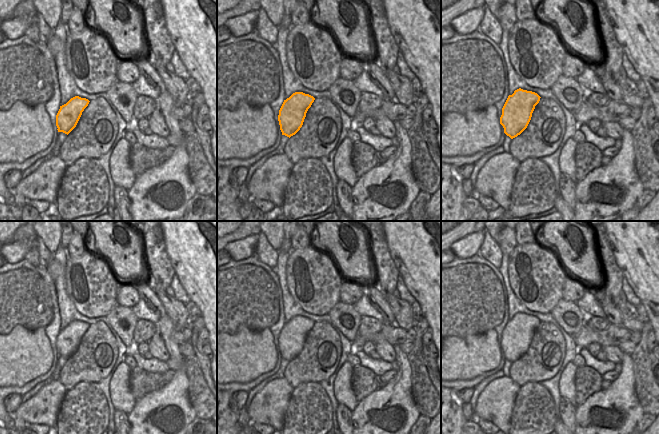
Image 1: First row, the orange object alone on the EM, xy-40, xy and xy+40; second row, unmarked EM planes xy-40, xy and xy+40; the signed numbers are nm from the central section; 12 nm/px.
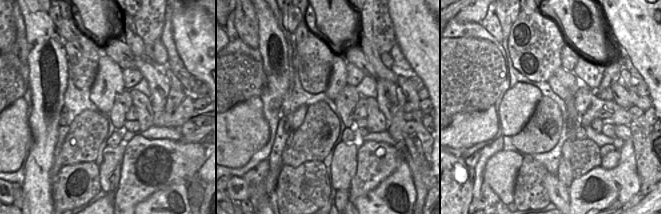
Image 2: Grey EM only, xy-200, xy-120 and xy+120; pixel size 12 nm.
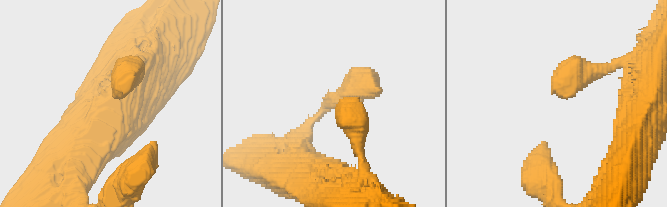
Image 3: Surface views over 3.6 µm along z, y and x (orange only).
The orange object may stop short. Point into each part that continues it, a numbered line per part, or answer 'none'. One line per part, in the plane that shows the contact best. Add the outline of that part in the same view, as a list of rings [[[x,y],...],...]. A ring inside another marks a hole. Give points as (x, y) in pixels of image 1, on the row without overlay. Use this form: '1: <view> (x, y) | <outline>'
none

